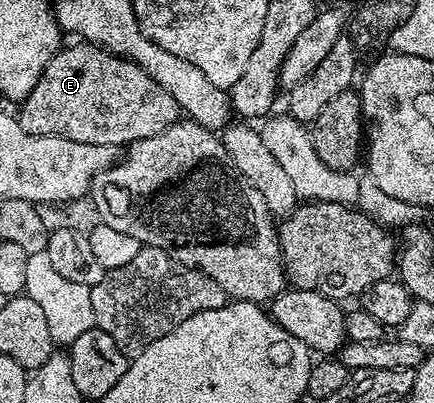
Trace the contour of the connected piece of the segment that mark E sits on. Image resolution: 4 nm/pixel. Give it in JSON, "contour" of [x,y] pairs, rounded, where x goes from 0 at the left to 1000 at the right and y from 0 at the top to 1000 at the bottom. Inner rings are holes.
{"contour":[[[184,102],[182,114],[147,112],[113,149],[113,159],[104,159],[104,179],[94,179],[94,199],[85,199],[85,208],[76,208],[76,228],[67,228],[67,238],[53,246],[39,273],[39,290],[48,318],[69,333],[92,333],[94,337],[131,337],[150,347],[177,347],[187,357],[233,357],[235,362],[263,362],[267,367],[290,367],[302,355],[341,342],[343,337],[362,337],[371,328],[380,328],[380,318],[389,318],[403,303],[415,300],[417,275],[408,248],[399,243],[380,223],[371,218],[371,208],[362,208],[362,199],[353,199],[353,189],[343,189],[343,179],[334,179],[297,144],[283,144],[274,134],[256,134],[249,124],[240,124],[235,114],[217,112],[207,104]]]}

